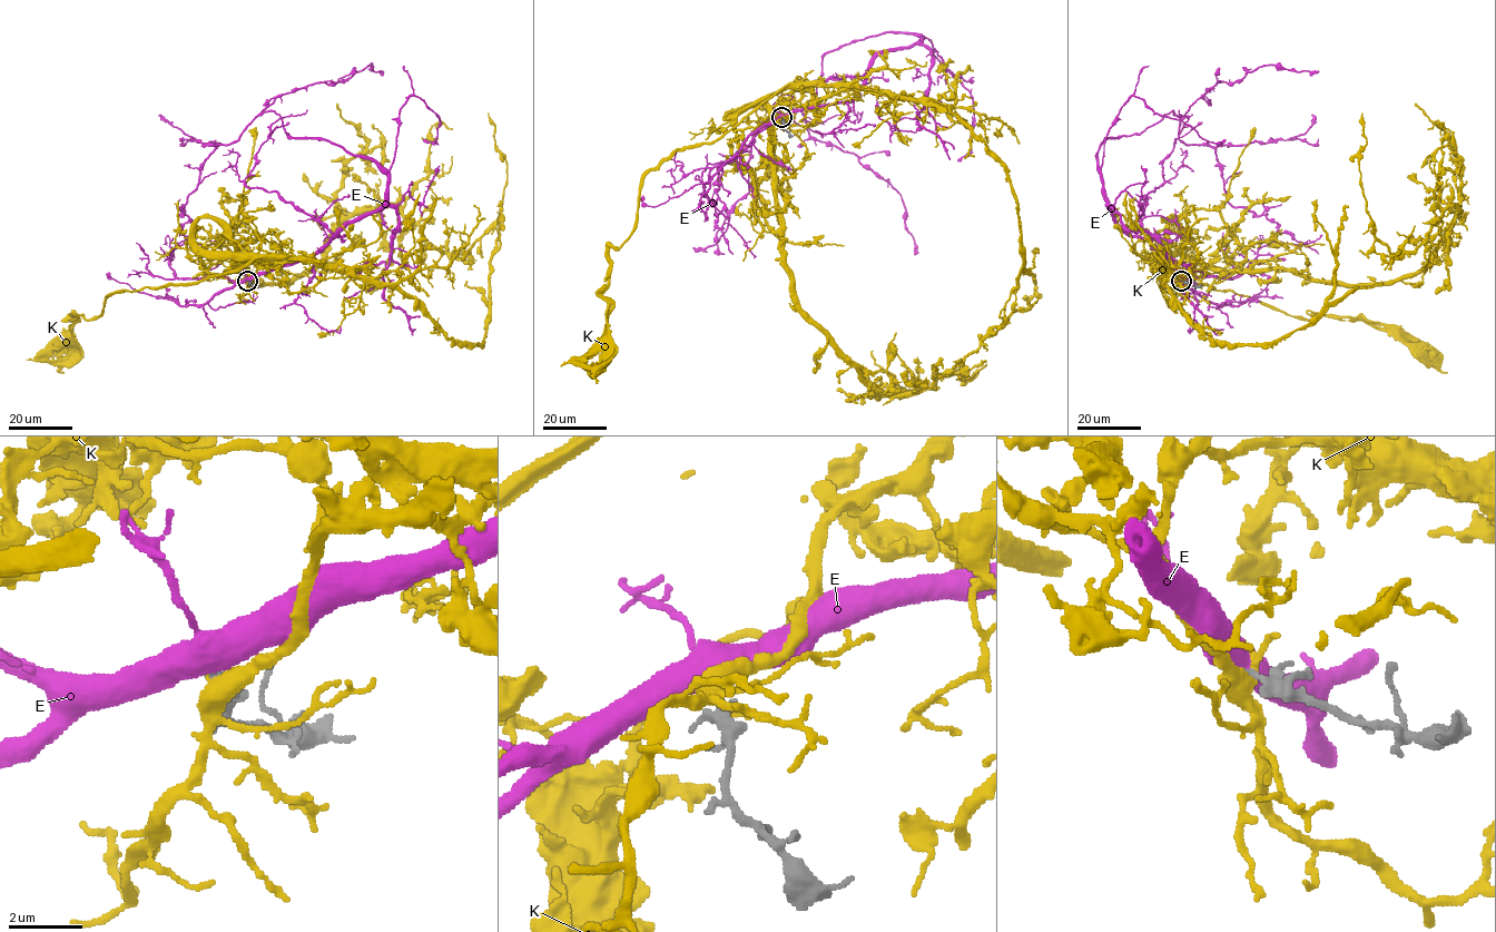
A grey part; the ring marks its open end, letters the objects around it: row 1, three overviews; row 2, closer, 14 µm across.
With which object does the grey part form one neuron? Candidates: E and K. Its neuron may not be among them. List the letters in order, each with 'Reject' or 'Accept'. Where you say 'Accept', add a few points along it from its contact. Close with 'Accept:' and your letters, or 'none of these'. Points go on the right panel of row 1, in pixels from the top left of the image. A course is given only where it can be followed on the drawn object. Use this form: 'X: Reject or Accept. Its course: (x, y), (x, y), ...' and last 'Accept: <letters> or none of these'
E: Reject
K: Reject
Accept: none of these

